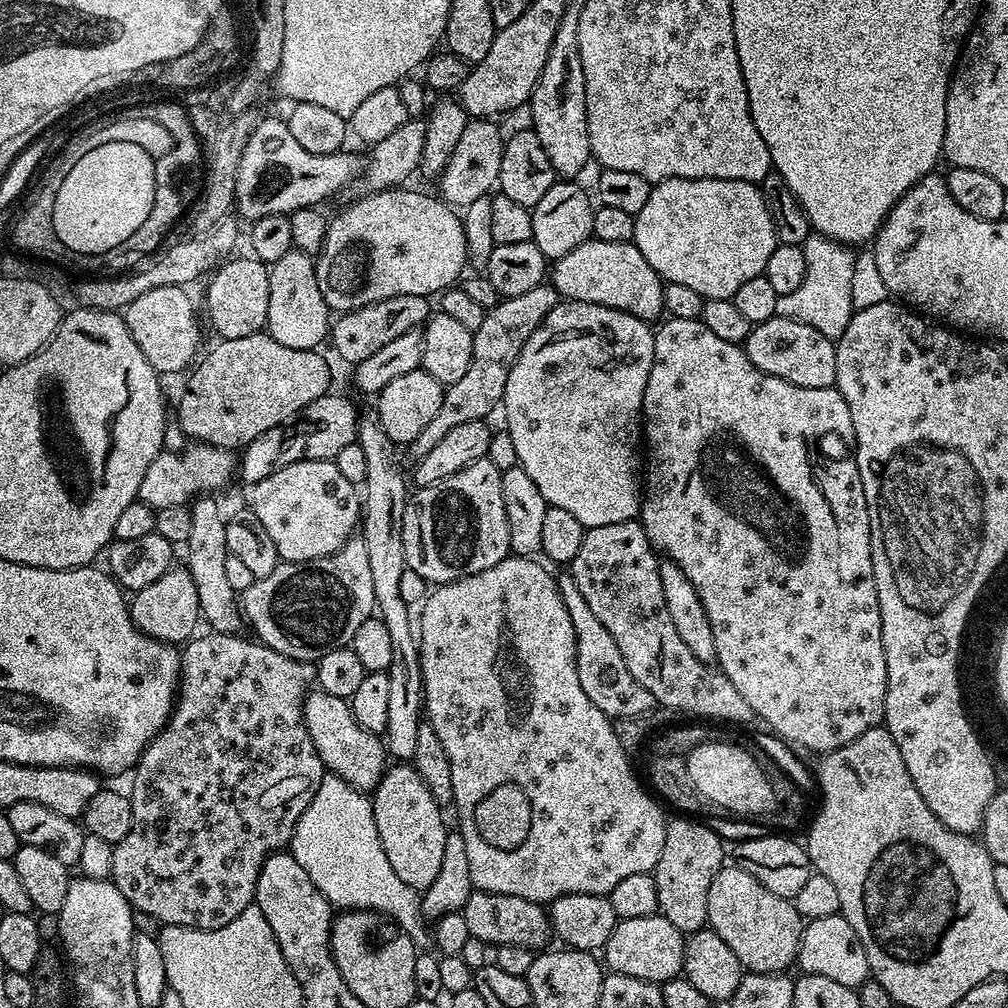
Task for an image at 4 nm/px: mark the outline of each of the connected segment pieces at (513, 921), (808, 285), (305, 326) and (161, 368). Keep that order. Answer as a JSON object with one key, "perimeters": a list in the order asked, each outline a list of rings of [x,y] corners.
{"perimeters":[[[[474,890],[470,898],[466,898],[462,913],[470,936],[482,938],[482,942],[493,946],[509,944],[544,950],[549,947],[548,939],[553,939],[554,936],[552,922],[548,919],[545,905],[535,904],[526,898],[514,898],[514,894],[494,894]]],[[[809,234],[802,247],[806,254],[806,278],[802,278],[802,286],[798,286],[798,290],[778,296],[776,315],[802,322],[802,326],[814,326],[818,334],[835,342],[840,339],[842,330],[850,326],[854,311],[850,285],[857,253],[849,245],[819,234]]],[[[291,250],[278,258],[271,265],[269,271],[269,314],[266,325],[268,335],[274,338],[274,342],[282,342],[282,346],[290,346],[290,350],[313,350],[321,347],[320,343],[327,341],[330,336],[330,309],[326,298],[322,298],[322,290],[318,286],[316,266],[313,257],[308,257],[304,252]]],[[[155,287],[136,298],[124,310],[131,336],[158,374],[180,372],[185,367],[186,370],[197,355],[200,328],[192,300],[186,293],[187,291],[180,287]]]]}

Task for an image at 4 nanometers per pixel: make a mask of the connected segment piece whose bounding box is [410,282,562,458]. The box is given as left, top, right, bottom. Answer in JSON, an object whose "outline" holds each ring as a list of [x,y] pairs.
{"outline":[[[543,282],[526,294],[517,297],[503,297],[493,308],[487,309],[482,318],[482,326],[472,333],[472,357],[470,366],[458,382],[447,385],[442,398],[442,406],[430,418],[430,423],[422,429],[422,434],[414,438],[410,445],[410,451],[416,458],[430,454],[434,446],[448,433],[454,430],[454,426],[462,426],[462,422],[474,422],[475,420],[488,420],[491,412],[497,411],[498,405],[503,401],[506,390],[506,378],[510,378],[510,370],[514,370],[514,362],[518,354],[522,354],[522,346],[530,342],[530,334],[538,330],[538,326],[561,303],[562,297],[551,283]]]}

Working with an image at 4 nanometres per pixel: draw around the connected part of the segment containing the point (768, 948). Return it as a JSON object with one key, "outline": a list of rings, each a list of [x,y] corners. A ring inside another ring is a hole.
{"outline":[[[739,866],[720,868],[718,874],[714,874],[714,882],[710,882],[706,910],[707,927],[713,928],[718,938],[738,954],[741,968],[748,972],[784,972],[796,964],[805,921],[792,900],[770,894],[754,874]]]}

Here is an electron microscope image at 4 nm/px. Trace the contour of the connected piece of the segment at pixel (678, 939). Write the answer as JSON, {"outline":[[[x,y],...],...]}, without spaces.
{"outline":[[[665,916],[626,918],[618,920],[614,926],[613,934],[602,949],[602,960],[612,972],[661,985],[683,973],[684,941],[685,937]]]}

